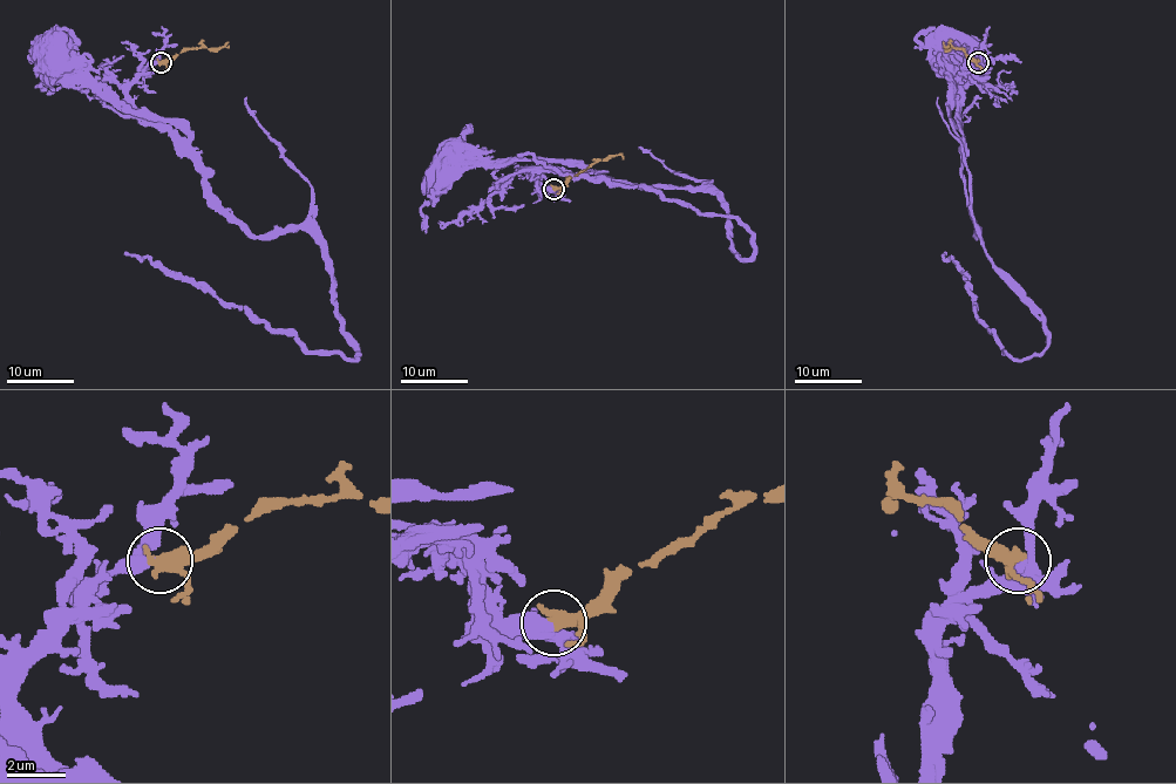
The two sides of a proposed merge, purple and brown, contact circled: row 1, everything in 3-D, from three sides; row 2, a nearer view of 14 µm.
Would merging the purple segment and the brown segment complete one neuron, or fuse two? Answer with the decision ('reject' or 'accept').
accept

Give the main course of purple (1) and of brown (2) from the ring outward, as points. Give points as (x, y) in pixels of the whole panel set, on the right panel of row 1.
1: (978, 61), (960, 77), (957, 111), (951, 118), (950, 75), (945, 69), (945, 52), (937, 43), (951, 46)
2: (978, 61), (962, 49), (945, 46), (949, 45)

